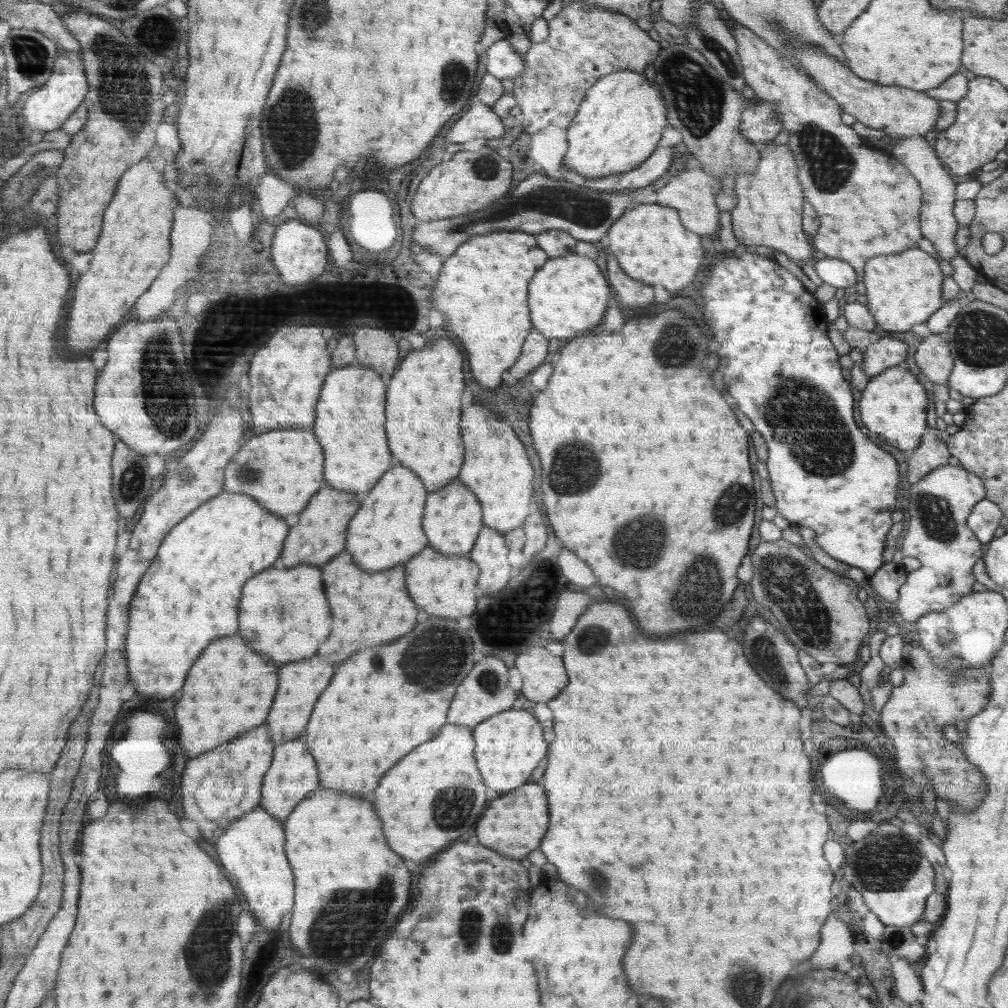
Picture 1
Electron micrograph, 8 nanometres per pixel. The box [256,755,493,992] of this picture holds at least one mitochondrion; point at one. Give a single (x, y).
(346, 929)

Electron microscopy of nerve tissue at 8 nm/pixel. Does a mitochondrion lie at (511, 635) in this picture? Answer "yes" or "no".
yes

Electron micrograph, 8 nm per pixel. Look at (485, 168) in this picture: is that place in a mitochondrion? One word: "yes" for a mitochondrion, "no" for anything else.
yes

